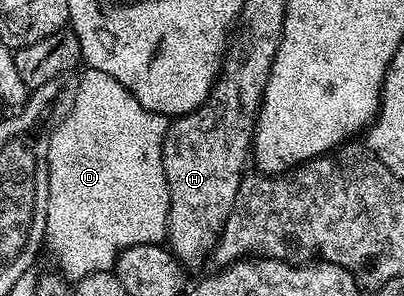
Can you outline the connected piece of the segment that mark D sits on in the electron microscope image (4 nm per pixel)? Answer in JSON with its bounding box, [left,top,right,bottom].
[45,68,169,279]

